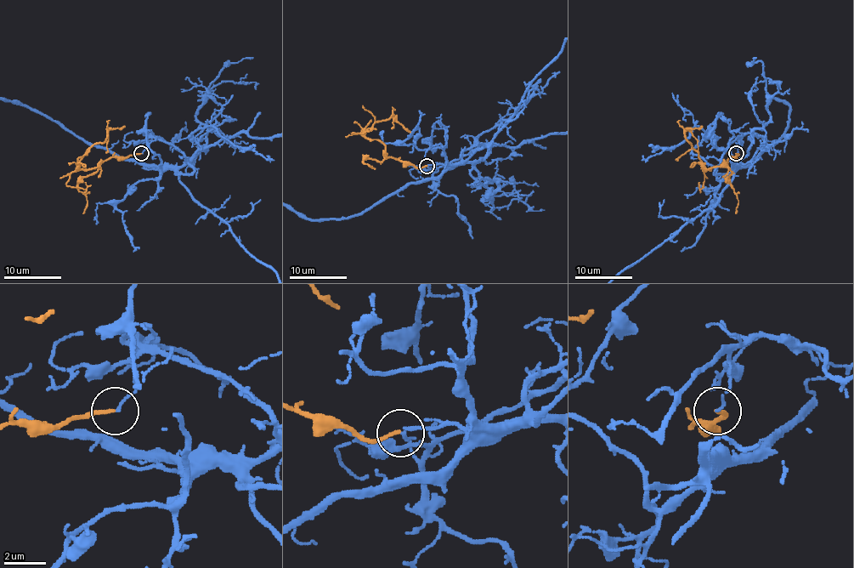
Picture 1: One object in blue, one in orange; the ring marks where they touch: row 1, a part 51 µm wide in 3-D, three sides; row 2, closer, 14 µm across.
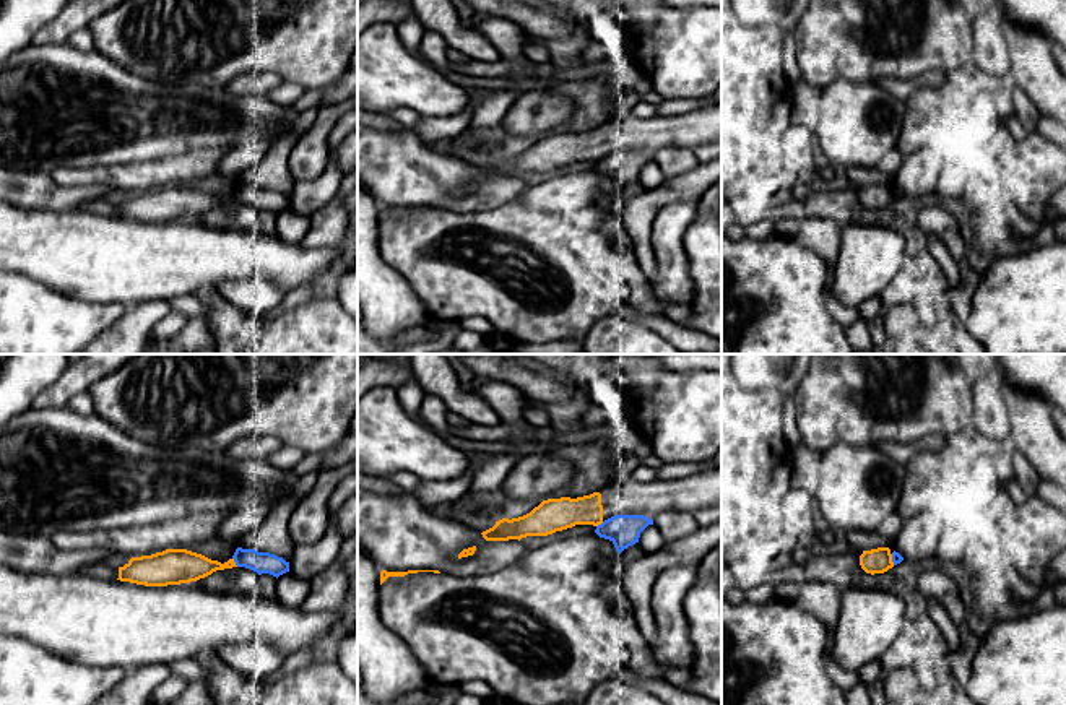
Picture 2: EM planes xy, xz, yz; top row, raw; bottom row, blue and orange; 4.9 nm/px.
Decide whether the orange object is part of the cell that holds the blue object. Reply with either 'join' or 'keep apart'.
keep apart

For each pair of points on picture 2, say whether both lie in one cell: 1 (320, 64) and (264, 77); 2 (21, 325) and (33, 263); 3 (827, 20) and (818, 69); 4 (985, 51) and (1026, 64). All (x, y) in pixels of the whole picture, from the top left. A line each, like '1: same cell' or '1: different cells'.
1: different cells
2: different cells
3: same cell
4: different cells

